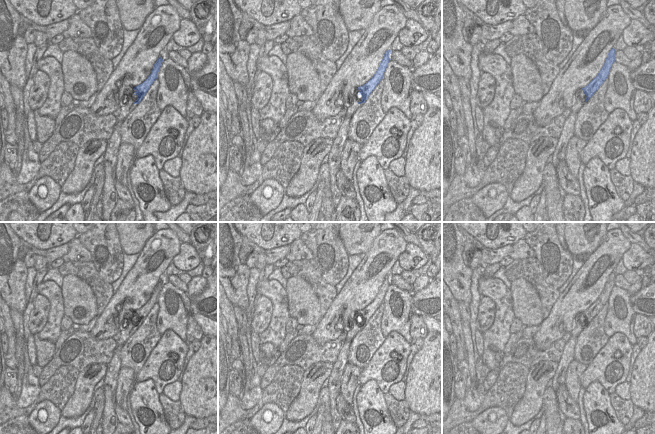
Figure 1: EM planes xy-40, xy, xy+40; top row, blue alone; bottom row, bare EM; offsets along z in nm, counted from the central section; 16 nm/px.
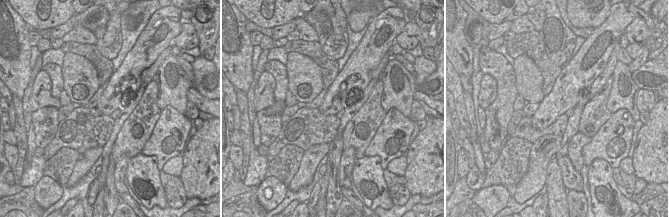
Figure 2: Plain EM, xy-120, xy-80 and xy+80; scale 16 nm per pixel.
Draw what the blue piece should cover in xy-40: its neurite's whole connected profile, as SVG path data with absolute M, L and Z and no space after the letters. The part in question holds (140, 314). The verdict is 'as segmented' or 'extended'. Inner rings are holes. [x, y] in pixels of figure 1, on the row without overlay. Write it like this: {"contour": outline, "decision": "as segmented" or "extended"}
{"contour": "M159 281L156 287L154 288L151 298L148 300L148 302L142 308L134 311L135 318L133 319L131 316L131 320L127 323L127 328L124 331L121 331L120 338L116 342L117 346L122 346L141 326L141 324L149 314L150 310L157 303L162 286L162 281Z", "decision": "extended"}

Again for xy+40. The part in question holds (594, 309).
{"contour": "M612 272L605 284L605 287L598 297L598 299L584 312L582 312L585 321L580 318L577 321L576 327L570 332L572 337L577 338L578 335L588 326L588 324L593 320L593 318L600 312L603 306L608 302L612 288L615 286L615 276L616 274Z", "decision": "extended"}

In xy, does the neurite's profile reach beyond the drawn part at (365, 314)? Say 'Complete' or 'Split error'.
Split error.

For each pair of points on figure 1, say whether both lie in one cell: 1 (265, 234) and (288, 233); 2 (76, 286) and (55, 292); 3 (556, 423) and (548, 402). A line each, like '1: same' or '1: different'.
1: same
2: different
3: same

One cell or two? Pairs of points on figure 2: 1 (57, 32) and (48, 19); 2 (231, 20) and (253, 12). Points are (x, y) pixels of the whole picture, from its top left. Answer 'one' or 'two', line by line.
1: two
2: two

